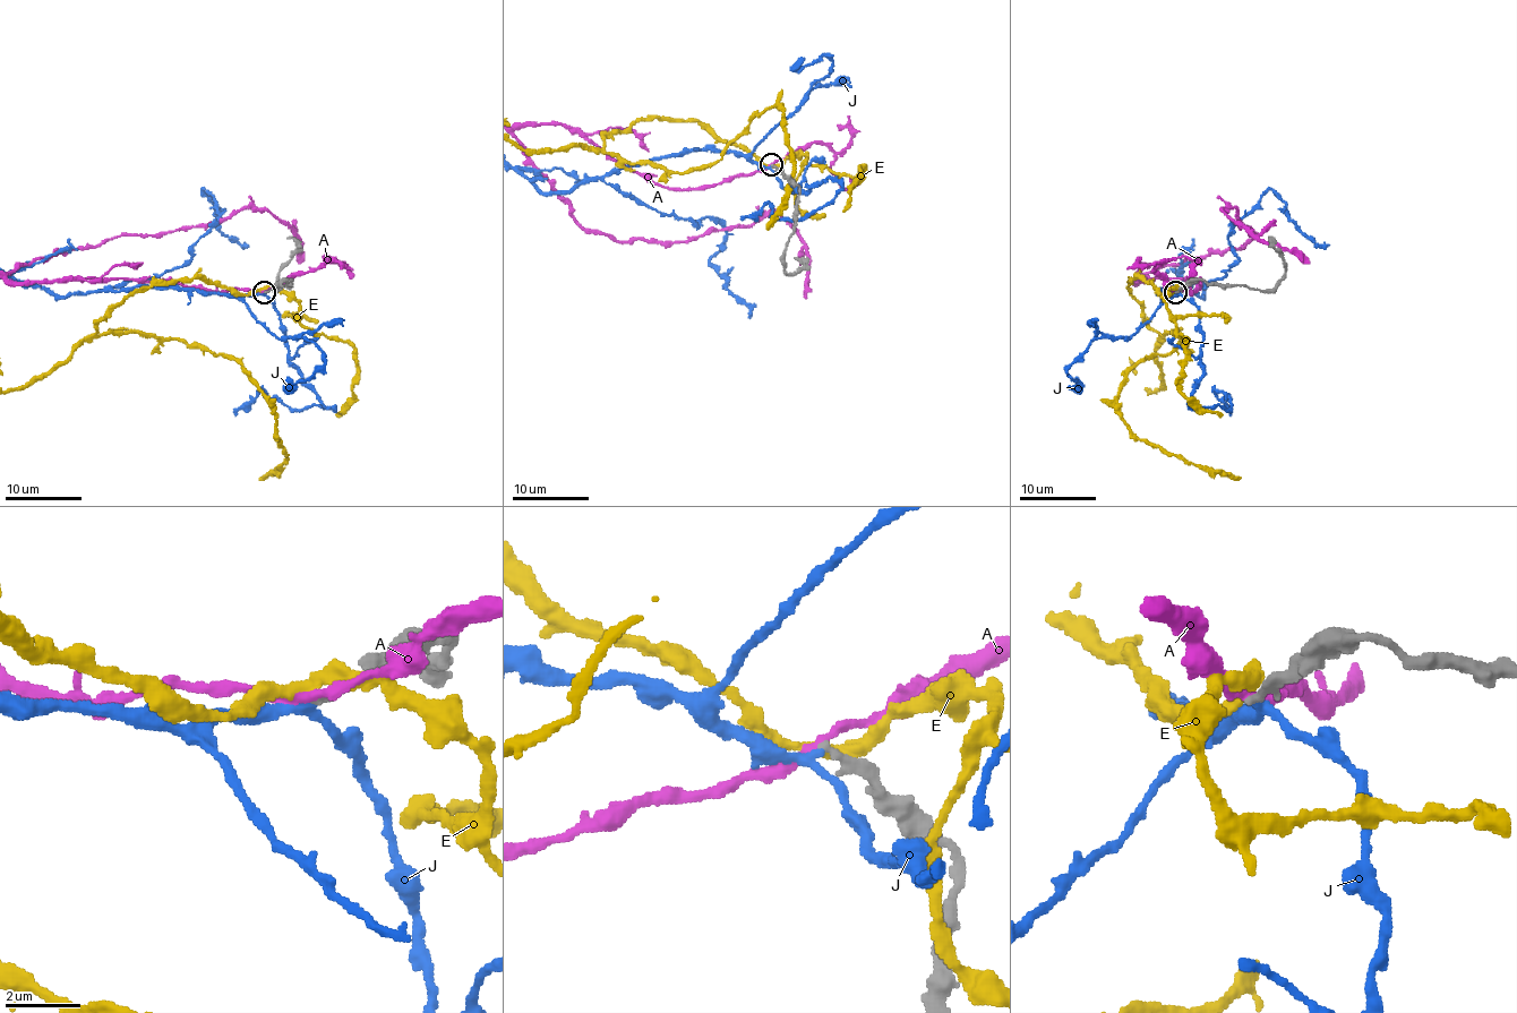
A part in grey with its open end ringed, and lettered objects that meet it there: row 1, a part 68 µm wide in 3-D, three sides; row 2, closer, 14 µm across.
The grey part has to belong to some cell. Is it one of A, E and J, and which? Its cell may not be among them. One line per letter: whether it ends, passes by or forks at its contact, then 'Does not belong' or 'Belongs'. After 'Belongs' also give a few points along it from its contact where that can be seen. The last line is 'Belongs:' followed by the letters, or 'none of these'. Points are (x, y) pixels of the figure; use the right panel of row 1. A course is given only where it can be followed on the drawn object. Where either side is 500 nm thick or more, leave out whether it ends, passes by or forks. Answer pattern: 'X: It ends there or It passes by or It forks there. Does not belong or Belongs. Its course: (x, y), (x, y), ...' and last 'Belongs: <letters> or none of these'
A: It passes by. Does not belong
E: It passes by. Does not belong
J: It passes by. Does not belong
Belongs: none of these

